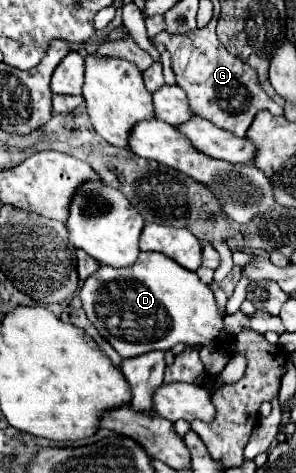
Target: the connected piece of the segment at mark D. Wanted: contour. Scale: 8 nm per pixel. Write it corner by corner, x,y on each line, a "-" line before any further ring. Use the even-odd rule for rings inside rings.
140,251
136,263
124,269
100,265
100,269
84,281
78,295
92,325
122,359
156,349
172,349
178,343
208,345
224,335
222,317
226,313
218,311
212,289
204,285
196,273
180,269
176,261
168,261
162,253
-
110,283
116,283
118,291
110,291

